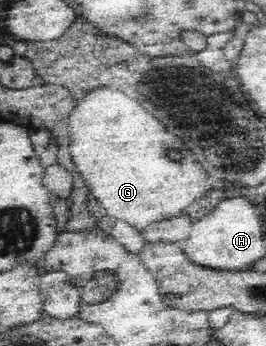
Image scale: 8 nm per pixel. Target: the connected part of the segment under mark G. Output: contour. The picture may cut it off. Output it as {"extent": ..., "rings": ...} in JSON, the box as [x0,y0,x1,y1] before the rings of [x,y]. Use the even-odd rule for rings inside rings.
{"extent":[68,68,213,230],"rings":[[[124,68],[124,90],[110,88],[110,84],[100,85],[89,92],[86,98],[79,100],[70,111],[68,153],[75,168],[84,177],[91,196],[105,209],[106,215],[142,230],[148,224],[180,217],[182,210],[208,196],[208,192],[213,189],[212,184],[206,184],[206,170],[194,158],[192,150],[186,148],[178,136],[168,132],[158,118],[146,112],[146,108],[138,104],[134,96],[134,68]]]}

